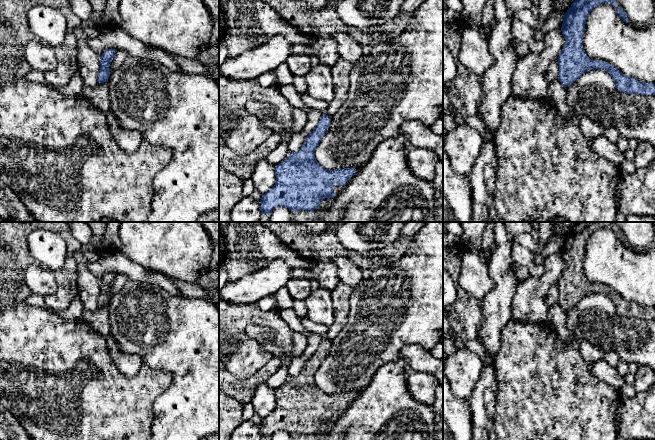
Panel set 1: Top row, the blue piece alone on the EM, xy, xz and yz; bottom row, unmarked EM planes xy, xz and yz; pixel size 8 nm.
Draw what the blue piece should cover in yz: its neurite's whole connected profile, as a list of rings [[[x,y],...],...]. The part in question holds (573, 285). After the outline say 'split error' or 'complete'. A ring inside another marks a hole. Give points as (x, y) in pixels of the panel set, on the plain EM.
[[[577,222],[563,239],[561,251],[566,268],[558,280],[558,304],[564,311],[579,304],[589,294],[607,295],[615,306],[616,312],[626,318],[654,319],[655,308],[639,306],[635,302],[624,299],[612,288],[590,283],[583,273],[585,247],[590,236],[600,228],[611,228],[619,241],[629,247],[627,238],[614,222]]]; split error

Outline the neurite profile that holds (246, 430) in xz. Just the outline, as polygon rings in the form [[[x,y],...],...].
[[[242,421],[233,431],[231,440],[261,440],[260,425],[251,421]]]

